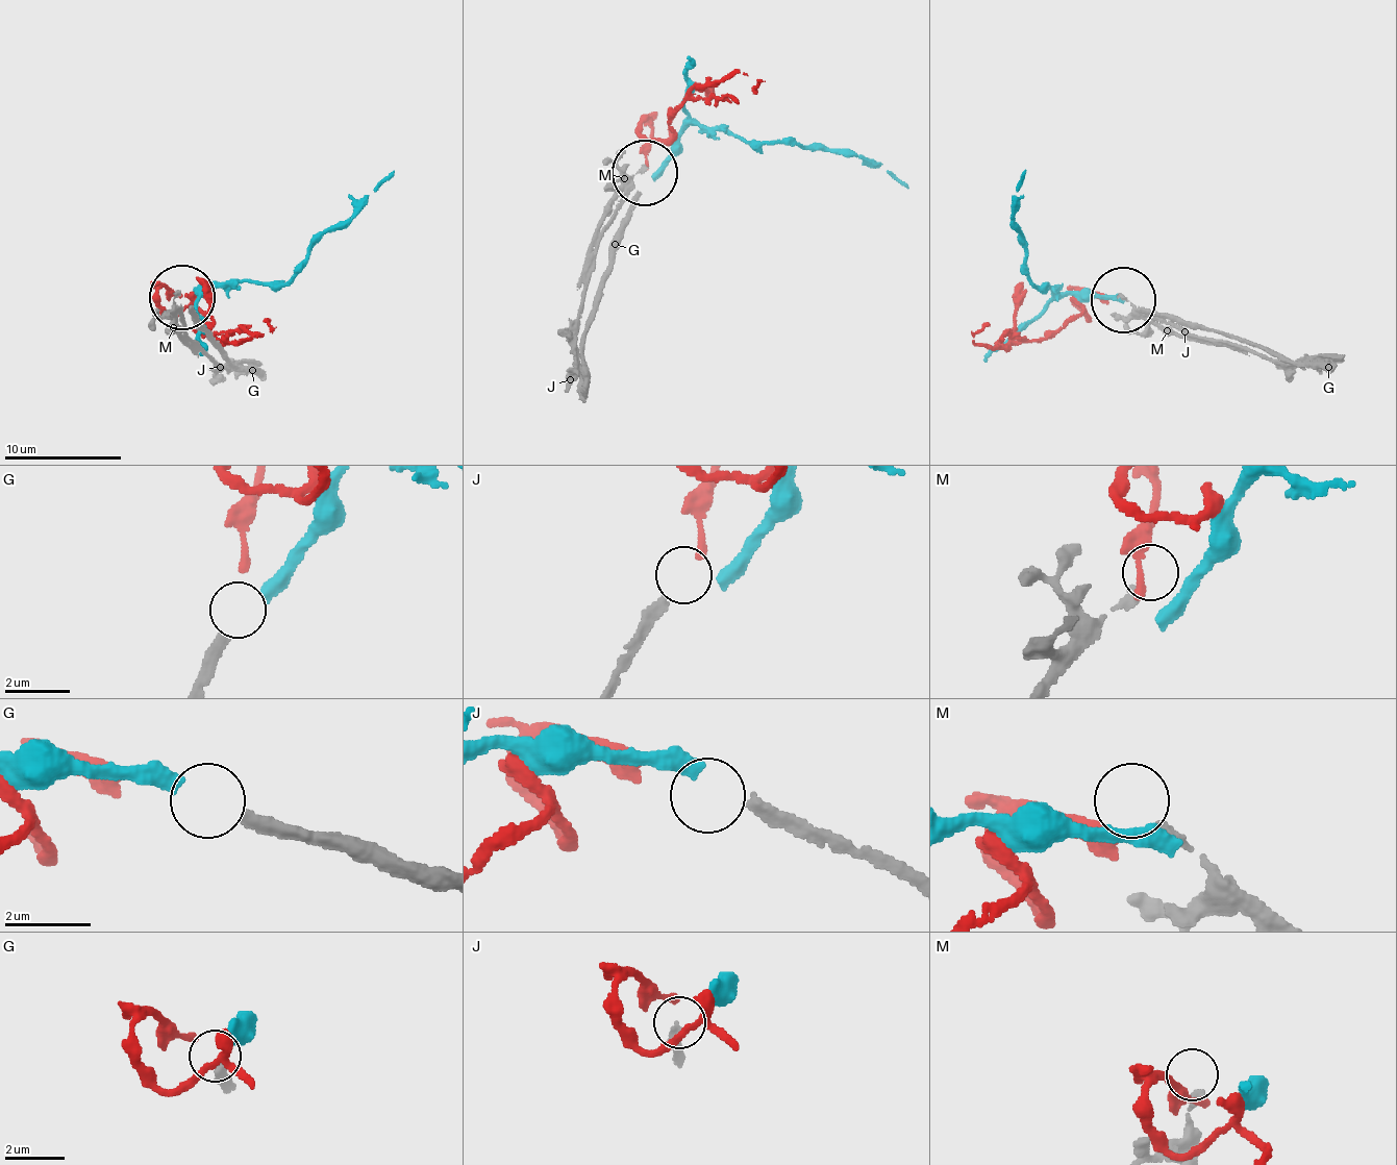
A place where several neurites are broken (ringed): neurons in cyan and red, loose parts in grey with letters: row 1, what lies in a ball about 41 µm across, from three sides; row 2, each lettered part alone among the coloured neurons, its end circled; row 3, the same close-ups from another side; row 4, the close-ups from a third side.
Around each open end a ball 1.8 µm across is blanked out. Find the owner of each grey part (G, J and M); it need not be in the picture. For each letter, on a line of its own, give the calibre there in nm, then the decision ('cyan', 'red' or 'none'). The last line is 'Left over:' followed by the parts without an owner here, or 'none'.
G: 280 nm thick; cyan
J: 220 nm thick; red
M: 280 nm thick; none
Left over: M

